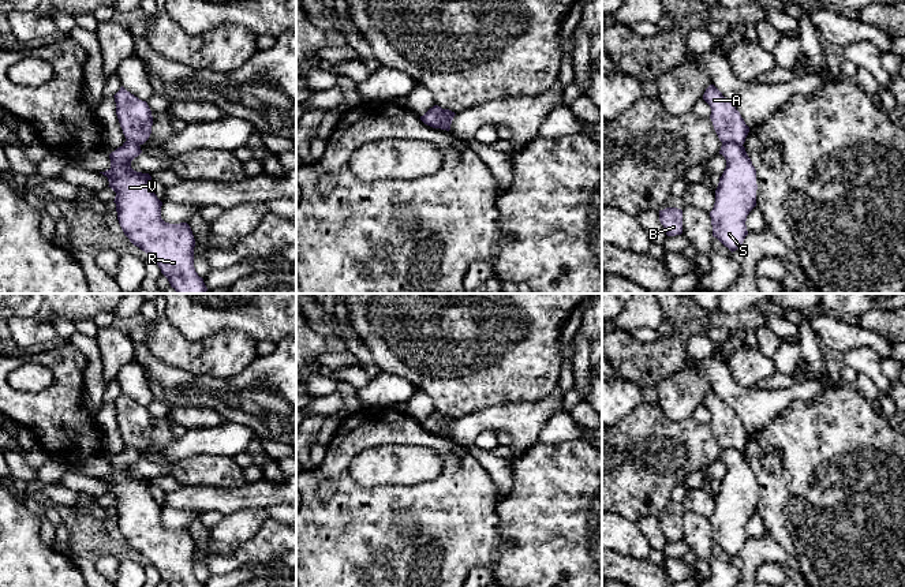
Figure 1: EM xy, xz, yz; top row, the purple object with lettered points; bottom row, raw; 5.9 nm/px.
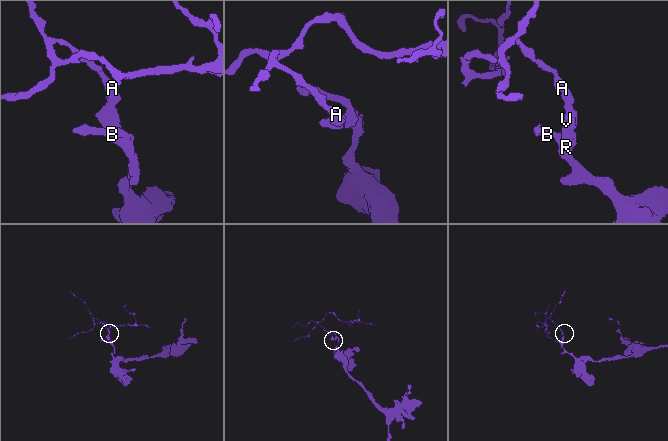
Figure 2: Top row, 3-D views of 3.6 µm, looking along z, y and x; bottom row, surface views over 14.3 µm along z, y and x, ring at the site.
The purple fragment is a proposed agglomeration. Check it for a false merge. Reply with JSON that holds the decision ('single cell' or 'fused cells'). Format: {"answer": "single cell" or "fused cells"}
{"answer": "fused cells"}

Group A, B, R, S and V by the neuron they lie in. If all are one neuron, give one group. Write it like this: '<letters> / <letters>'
A / B R S V

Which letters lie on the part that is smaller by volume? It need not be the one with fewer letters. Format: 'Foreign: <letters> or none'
Foreign: A

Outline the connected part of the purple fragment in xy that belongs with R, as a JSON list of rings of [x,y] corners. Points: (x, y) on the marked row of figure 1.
[[[126,141],[109,154],[111,168],[100,172],[108,177],[108,187],[116,192],[113,202],[116,203],[119,224],[130,242],[158,265],[161,273],[177,294],[205,294],[207,288],[194,268],[195,239],[190,225],[187,223],[165,223],[161,218],[162,202],[150,187],[152,176],[131,168],[131,161],[141,153],[142,150],[138,143]]]

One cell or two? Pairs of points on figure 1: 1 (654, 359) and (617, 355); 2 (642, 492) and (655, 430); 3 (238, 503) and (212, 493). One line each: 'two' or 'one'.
1: one
2: one
3: one

